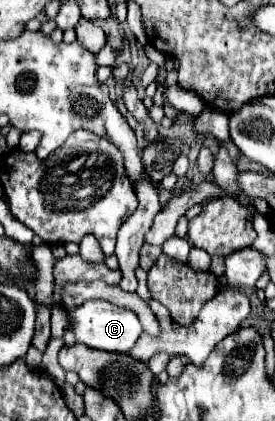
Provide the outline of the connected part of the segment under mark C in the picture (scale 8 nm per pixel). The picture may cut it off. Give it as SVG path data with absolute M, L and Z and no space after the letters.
M86 301L82 307L68 311L68 315L72 321L72 329L76 333L76 341L90 349L126 353L136 345L138 337L142 335L142 325L140 325L138 317L132 311L128 311L124 307L116 307L108 301Z

